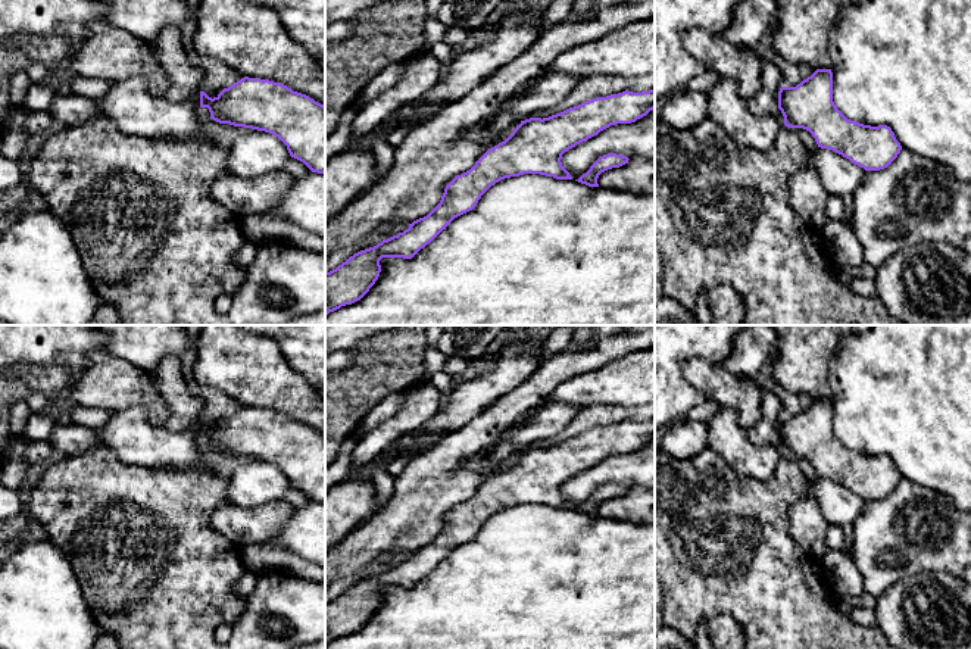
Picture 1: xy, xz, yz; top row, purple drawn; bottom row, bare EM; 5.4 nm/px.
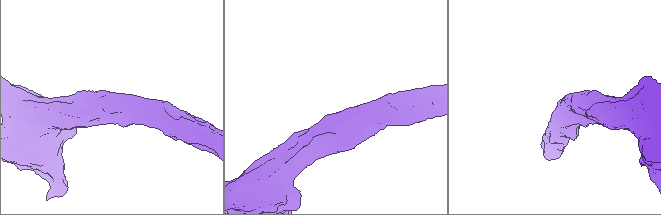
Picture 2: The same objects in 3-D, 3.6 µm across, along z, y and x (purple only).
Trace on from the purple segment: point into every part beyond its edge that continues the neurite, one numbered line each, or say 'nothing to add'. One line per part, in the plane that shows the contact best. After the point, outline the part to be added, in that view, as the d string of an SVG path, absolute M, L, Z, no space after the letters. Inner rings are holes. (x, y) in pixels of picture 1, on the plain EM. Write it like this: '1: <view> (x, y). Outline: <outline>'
nothing to add

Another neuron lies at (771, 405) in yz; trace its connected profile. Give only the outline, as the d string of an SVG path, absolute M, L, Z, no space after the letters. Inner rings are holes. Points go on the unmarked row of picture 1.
M767 390L762 396L762 414L761 421L747 428L747 437L755 444L774 443L778 439L778 421L783 416L781 403L777 396Z

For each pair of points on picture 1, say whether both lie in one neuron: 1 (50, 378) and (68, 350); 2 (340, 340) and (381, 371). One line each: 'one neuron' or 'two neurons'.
1: two neurons
2: two neurons

